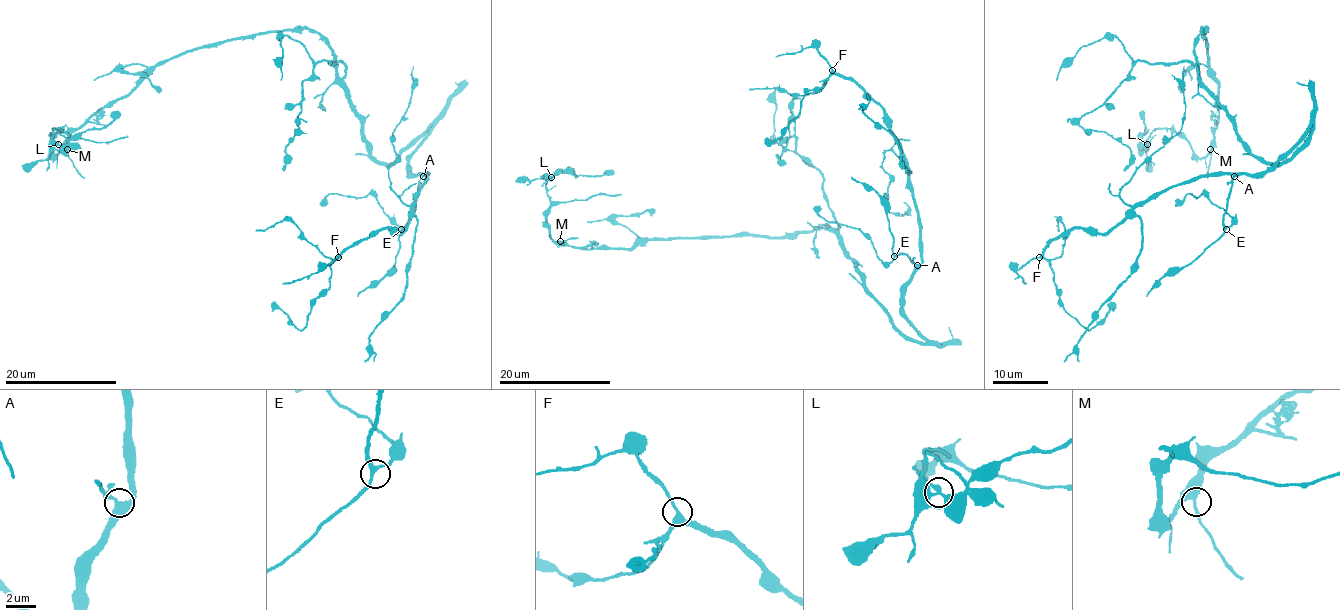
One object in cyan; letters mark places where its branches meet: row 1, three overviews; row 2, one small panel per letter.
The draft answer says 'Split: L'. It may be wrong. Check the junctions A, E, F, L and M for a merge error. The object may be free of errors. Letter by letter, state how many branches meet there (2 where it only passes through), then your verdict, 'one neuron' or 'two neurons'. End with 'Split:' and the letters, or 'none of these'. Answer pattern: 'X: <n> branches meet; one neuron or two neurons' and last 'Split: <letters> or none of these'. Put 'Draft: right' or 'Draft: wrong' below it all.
A: 3 branches meet; one neuron
E: 3 branches meet; one neuron
F: 3 branches meet; one neuron
L: 3 branches meet; one neuron
M: 3 branches meet; one neuron
Split: none of these
Draft: wrong

